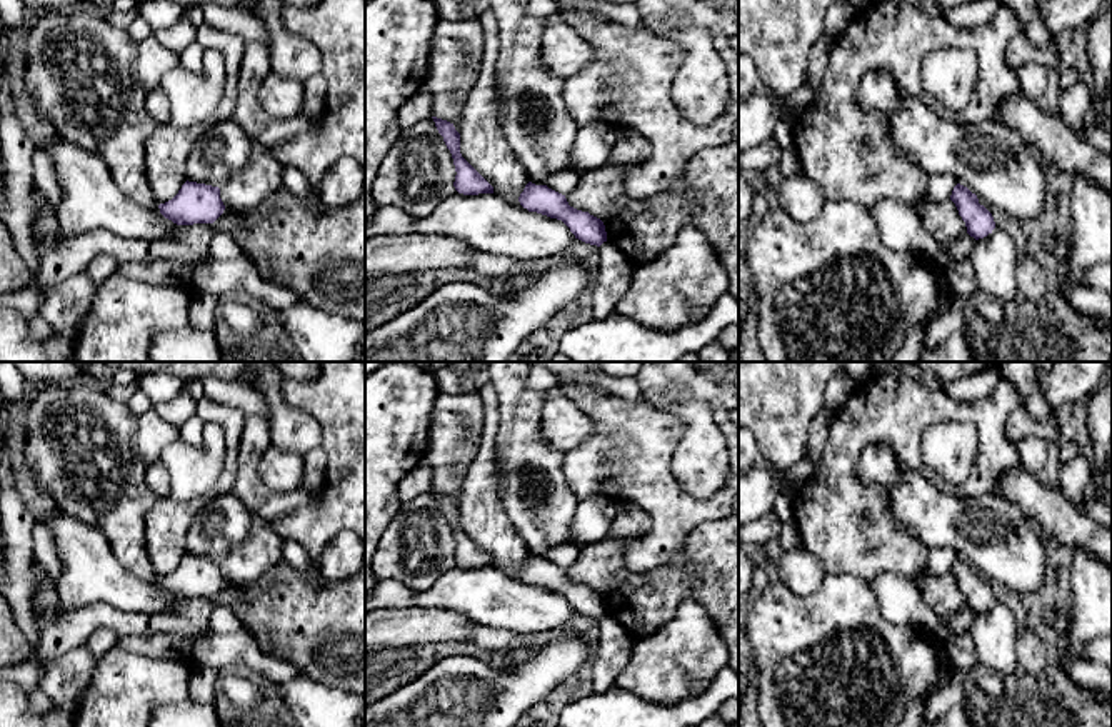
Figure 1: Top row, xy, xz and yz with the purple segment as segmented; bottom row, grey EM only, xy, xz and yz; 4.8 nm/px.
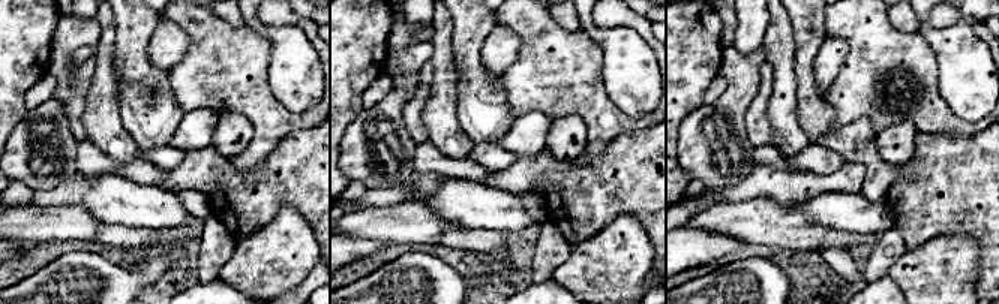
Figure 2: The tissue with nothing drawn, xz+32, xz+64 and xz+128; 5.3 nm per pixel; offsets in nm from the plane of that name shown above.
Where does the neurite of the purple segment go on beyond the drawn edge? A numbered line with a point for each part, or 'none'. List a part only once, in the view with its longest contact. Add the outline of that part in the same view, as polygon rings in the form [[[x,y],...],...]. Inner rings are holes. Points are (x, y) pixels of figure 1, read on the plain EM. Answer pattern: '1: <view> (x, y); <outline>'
none

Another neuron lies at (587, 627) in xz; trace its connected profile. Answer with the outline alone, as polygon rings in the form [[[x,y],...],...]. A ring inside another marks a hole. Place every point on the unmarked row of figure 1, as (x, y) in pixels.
[[[575,612],[574,629],[590,644],[597,644],[600,627],[597,619],[585,617]]]

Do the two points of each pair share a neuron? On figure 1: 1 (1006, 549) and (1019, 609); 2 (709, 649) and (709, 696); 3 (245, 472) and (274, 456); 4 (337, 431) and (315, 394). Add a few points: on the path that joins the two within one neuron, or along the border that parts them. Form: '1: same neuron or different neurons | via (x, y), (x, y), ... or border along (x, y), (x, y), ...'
1: different neurons | border along (979, 571), (1004, 582), (1021, 596)
2: different neurons | border along (721, 669), (702, 692), (672, 702)
3: different neurons | border along (270, 446), (257, 466), (257, 477), (284, 494)
4: same neuron | via (337, 422), (337, 416), (324, 402)

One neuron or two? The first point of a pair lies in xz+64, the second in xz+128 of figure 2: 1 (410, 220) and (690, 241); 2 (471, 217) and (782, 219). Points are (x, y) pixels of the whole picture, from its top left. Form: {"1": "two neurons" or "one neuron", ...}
{"1": "two neurons", "2": "two neurons"}

